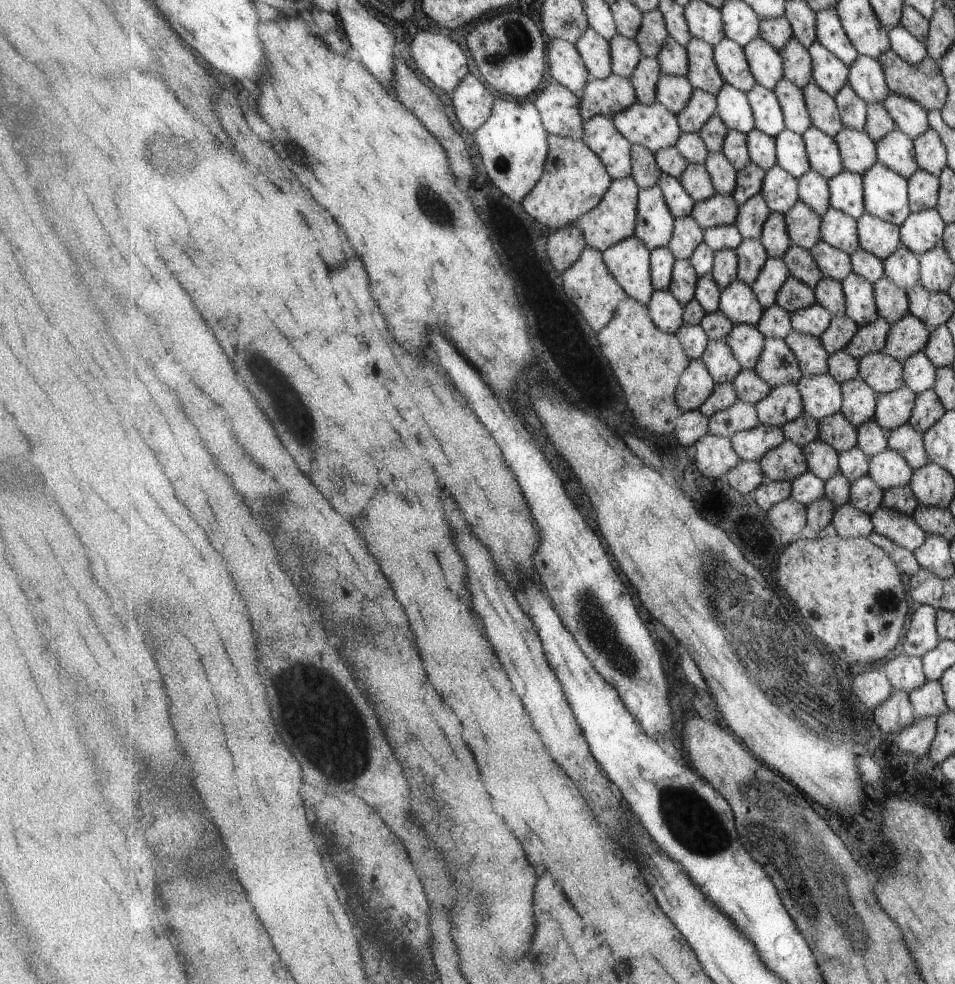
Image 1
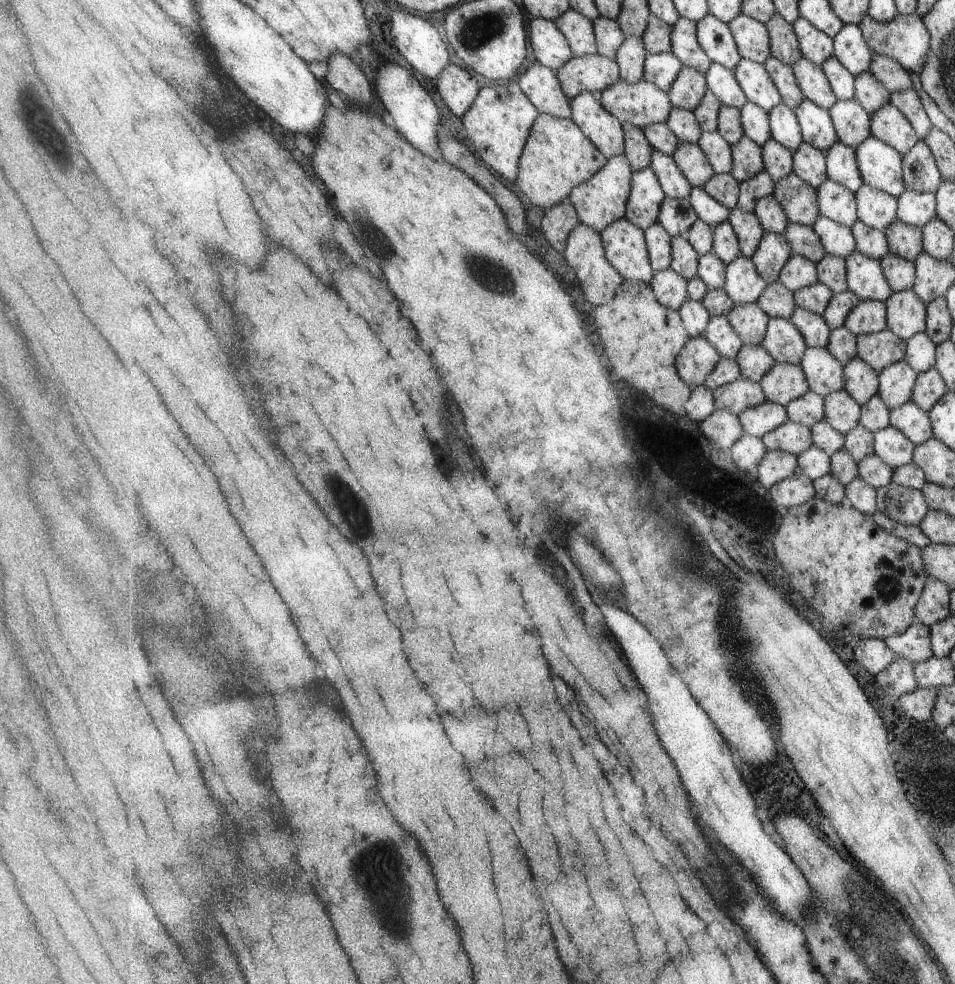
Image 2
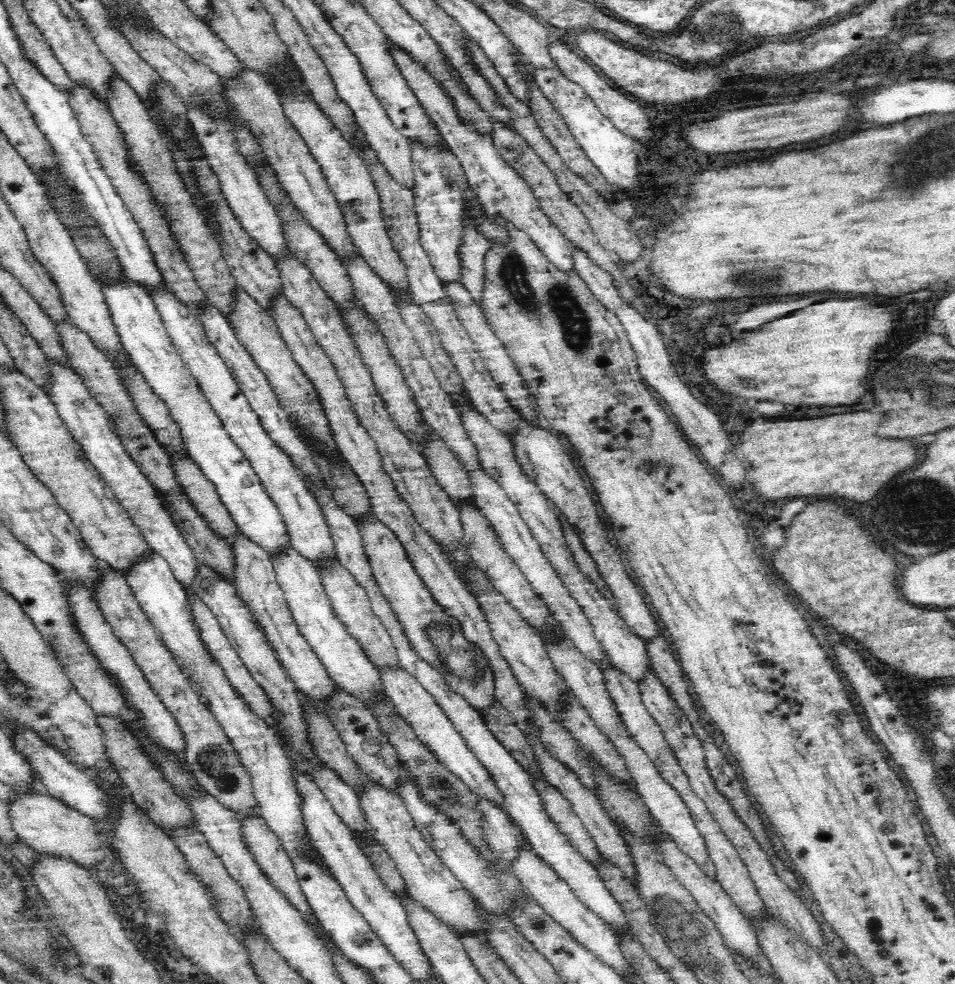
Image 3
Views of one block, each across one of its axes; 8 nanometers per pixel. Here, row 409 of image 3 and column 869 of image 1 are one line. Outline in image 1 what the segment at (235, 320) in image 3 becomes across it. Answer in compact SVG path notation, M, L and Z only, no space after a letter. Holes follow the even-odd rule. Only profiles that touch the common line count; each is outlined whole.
M851 273L842 282L846 300L846 315L859 326L873 324L879 317L874 284Z

